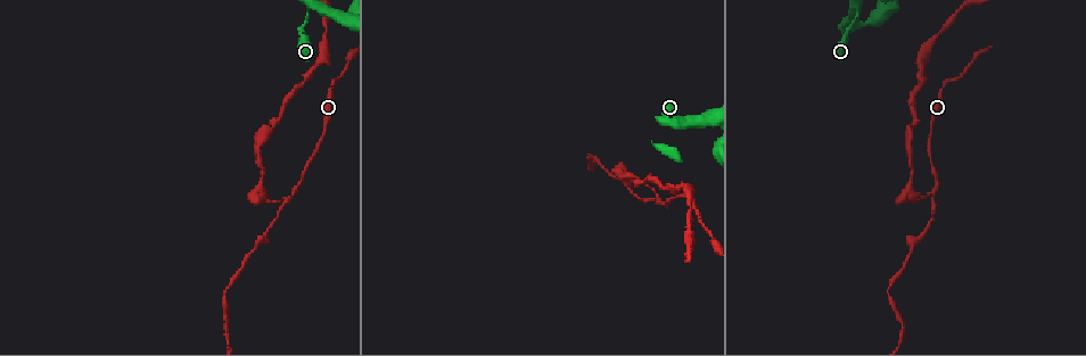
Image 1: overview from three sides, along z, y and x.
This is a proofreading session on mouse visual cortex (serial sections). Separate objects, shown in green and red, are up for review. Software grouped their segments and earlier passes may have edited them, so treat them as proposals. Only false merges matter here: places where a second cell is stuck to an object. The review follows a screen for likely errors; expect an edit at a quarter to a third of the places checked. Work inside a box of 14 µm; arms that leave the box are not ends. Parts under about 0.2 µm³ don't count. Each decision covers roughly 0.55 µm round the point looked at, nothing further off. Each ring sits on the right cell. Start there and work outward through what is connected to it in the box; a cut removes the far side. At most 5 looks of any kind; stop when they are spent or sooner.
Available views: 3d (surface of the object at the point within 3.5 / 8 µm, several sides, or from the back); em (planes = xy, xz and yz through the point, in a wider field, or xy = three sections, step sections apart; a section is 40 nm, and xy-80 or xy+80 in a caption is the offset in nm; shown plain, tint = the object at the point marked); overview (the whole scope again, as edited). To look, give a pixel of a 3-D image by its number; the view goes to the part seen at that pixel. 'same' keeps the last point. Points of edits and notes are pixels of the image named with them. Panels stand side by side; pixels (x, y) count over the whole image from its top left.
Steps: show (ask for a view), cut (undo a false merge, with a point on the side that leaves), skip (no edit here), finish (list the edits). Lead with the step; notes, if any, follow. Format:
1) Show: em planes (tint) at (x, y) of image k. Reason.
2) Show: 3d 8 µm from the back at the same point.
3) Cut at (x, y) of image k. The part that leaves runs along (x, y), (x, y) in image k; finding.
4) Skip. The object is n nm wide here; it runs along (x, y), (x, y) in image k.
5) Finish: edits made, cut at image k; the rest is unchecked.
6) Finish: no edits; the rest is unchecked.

Show: 3d 8 µm from the back at (307, 17) of image 1. Abrupt turn.

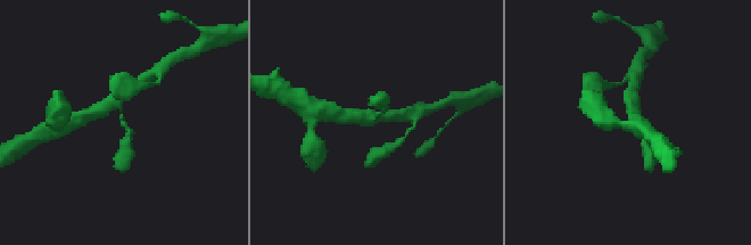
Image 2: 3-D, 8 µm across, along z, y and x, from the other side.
Show: em xy step 5 (tint) at (376, 118) of image 2. Now the EM.

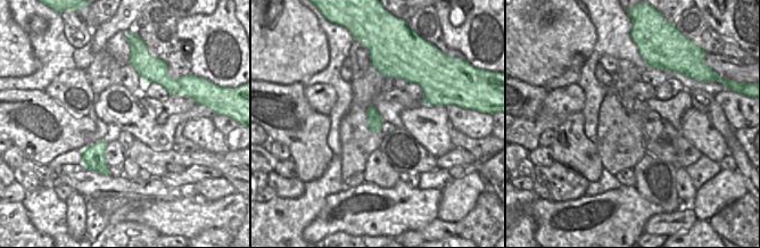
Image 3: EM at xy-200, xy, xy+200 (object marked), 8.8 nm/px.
Skip. It runs along (128, 144), (120, 107), (99, 111) in image 2; continuous, no second cell.

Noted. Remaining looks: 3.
Show: 3d 8 µm at (934, 189) of image 1. Two arms in line, one across.

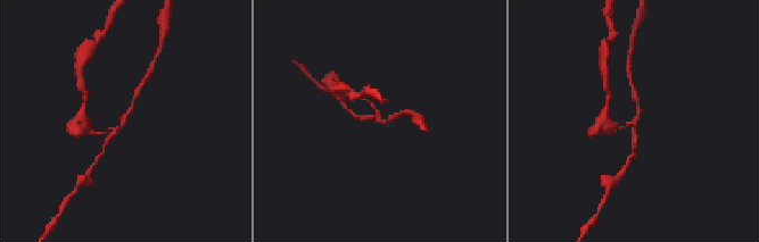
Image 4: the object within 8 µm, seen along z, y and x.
Show: em xy step 2 (tint) at (379, 120) of image 4. 3 arms meet here; the arms are 100, 150, 200 nm wide.

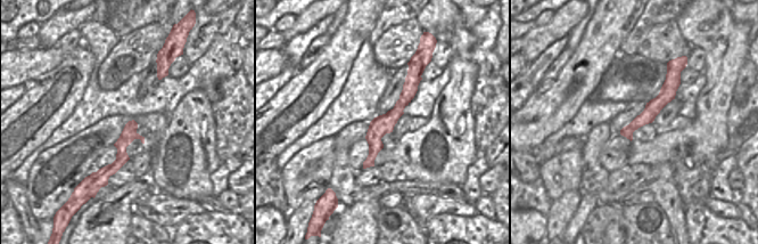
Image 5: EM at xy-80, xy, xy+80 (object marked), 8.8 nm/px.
Cut at (348, 92) of image 4. The part that leaves runs along (378, 114), (362, 97), (340, 93) in image 4; a second cell is stuck on.

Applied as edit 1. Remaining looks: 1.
Finish: edits made, cut at image 4; the rest is unchecked.

